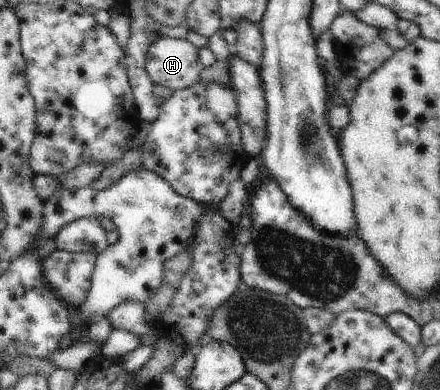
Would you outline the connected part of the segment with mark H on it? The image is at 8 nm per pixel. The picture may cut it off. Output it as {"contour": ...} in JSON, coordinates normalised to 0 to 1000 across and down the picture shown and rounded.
{"contour":[[[361,95],[355,108],[336,118],[332,138],[332,185],[345,200],[352,218],[368,218],[389,226],[393,233],[414,231],[457,205],[455,190],[466,169],[455,159],[452,123],[445,123],[423,100],[398,100],[384,95]]]}

